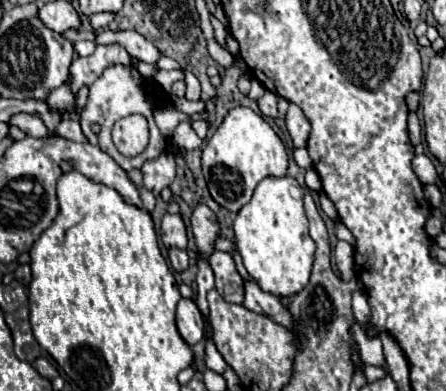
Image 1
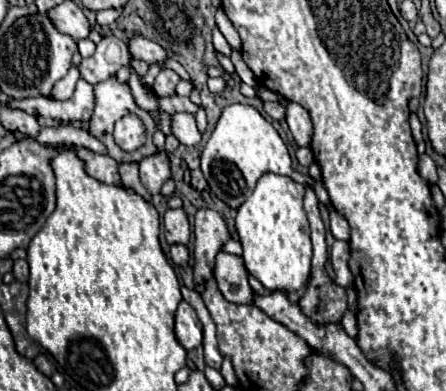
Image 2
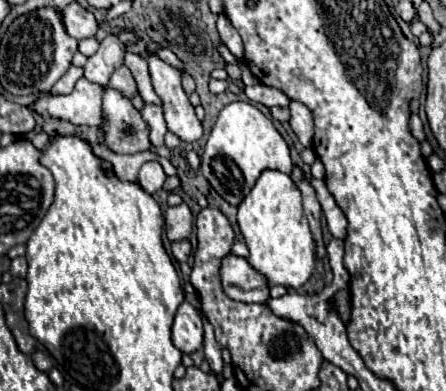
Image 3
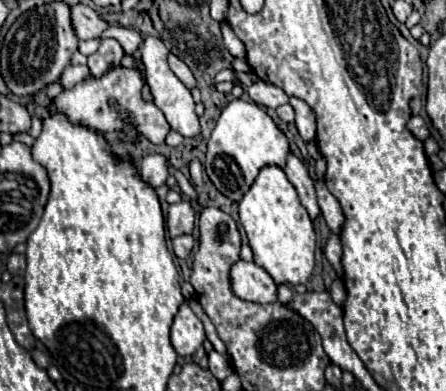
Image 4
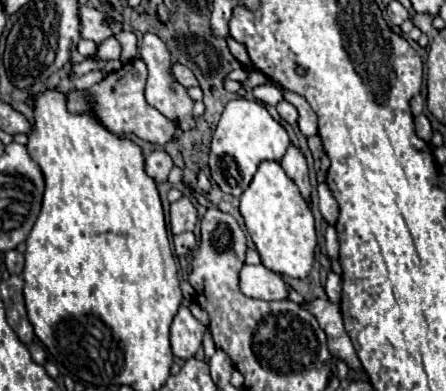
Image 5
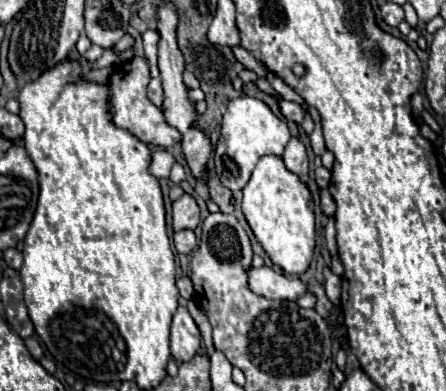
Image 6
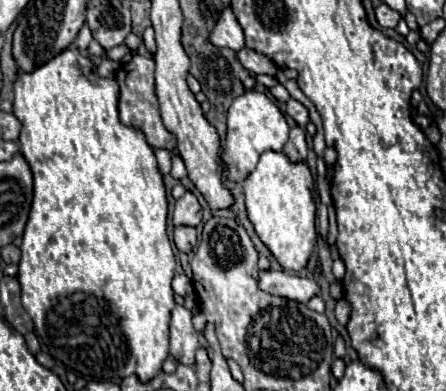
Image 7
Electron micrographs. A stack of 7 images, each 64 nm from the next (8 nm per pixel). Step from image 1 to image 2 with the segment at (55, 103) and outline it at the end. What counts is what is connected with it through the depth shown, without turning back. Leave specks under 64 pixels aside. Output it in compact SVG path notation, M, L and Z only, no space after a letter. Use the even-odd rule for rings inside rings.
M72 66L72 68L68 70L68 74L54 84L50 96L56 98L56 100L66 100L66 98L70 98L72 92L74 92L74 86L76 86L76 82L78 82L78 78L80 78L80 72L78 72L76 66Z

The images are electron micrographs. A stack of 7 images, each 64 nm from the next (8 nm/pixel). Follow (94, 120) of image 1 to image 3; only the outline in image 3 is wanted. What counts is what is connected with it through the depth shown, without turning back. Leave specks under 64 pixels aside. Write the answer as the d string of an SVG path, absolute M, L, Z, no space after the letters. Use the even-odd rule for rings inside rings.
M106 90L104 100L104 132L106 144L110 150L118 154L136 154L150 148L148 128L140 116L140 112L132 106L128 98L124 98L116 90ZM130 128L130 134L126 132Z

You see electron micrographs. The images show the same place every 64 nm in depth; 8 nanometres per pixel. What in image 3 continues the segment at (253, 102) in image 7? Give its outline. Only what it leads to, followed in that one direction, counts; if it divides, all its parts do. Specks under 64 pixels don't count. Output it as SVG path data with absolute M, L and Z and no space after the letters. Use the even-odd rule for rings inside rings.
M240 100L228 104L220 112L210 132L210 138L206 142L202 166L200 166L202 174L224 200L238 206L244 200L244 196L252 190L260 172L266 168L274 168L290 174L292 160L290 160L288 144L274 128L272 120L264 116L254 104L240 102Z

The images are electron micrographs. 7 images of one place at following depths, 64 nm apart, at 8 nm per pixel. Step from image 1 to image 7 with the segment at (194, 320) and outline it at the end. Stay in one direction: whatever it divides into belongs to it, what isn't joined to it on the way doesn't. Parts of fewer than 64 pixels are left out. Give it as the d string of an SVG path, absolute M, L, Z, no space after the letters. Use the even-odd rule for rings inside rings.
M176 304L170 318L170 354L176 362L192 366L198 346L198 332L192 326L190 310Z

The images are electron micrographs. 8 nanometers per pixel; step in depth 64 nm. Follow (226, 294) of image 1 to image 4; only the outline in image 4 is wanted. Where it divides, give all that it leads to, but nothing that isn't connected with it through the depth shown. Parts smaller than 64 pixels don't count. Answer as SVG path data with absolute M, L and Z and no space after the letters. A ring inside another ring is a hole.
M236 262L230 270L232 290L242 300L250 302L276 302L278 300L278 284L254 262Z

